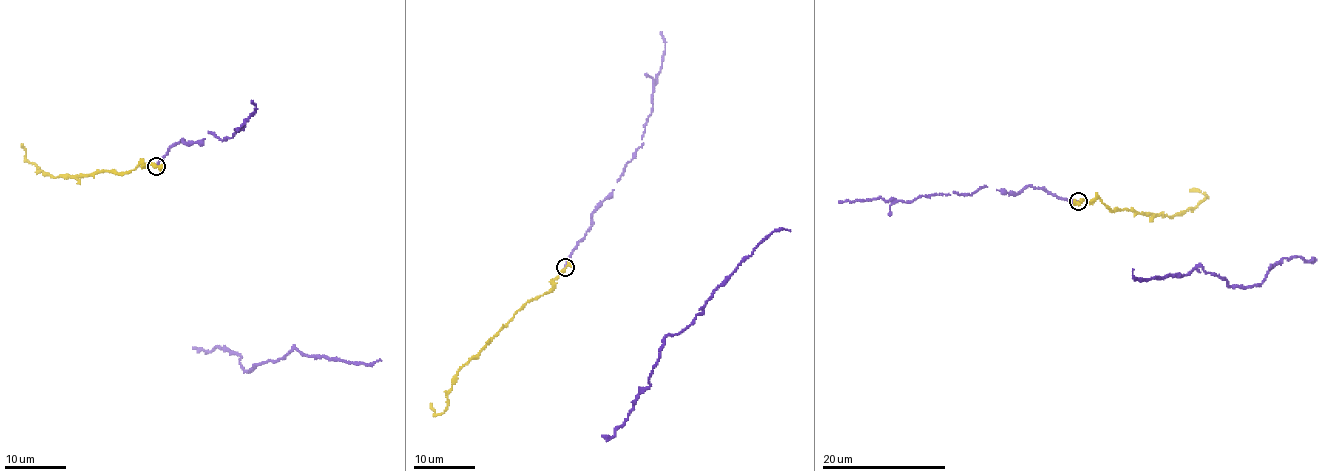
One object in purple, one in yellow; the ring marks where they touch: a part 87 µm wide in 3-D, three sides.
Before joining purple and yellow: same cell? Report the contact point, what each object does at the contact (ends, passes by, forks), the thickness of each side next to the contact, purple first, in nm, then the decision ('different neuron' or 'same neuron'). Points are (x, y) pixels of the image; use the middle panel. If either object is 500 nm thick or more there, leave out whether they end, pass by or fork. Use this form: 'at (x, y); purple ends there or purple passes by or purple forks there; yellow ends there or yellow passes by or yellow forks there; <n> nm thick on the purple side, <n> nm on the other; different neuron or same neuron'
at (565, 267); purple ends there; yellow forks there; 280 nm thick on the purple side, 260 nm on the other; same neuron

